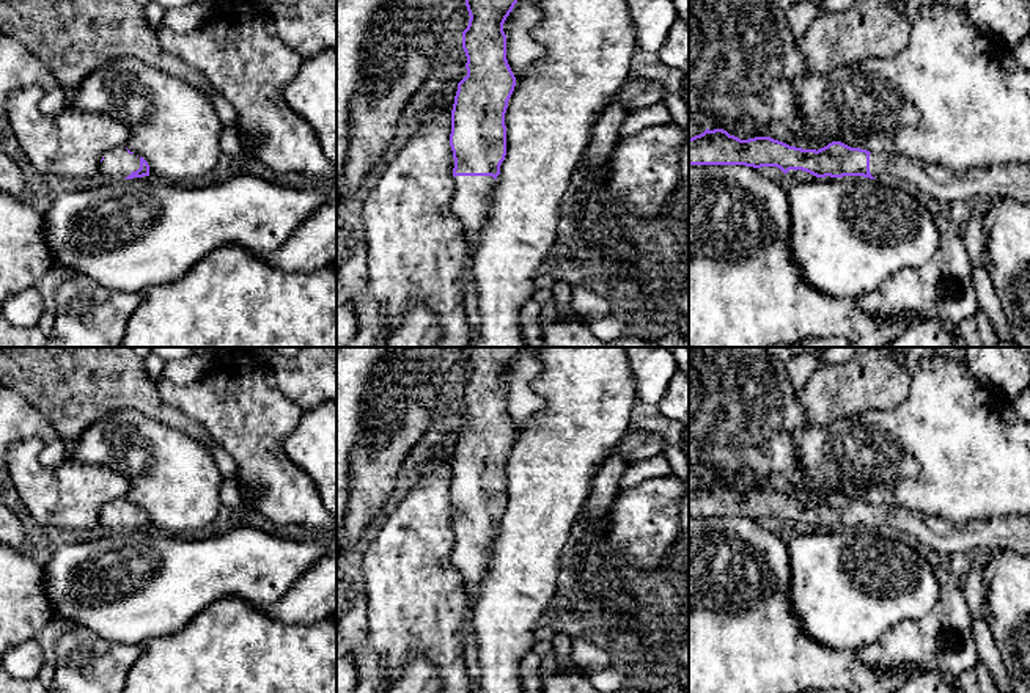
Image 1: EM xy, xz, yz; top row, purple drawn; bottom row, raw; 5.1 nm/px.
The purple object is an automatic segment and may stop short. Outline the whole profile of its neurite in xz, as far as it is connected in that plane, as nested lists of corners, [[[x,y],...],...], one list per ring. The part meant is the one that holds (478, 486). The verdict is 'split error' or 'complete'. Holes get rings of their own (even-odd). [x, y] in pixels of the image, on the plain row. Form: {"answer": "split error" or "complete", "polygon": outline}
{"answer": "split error", "polygon": [[[465,347],[465,358],[470,368],[469,377],[462,383],[467,427],[458,435],[454,448],[450,498],[454,511],[454,548],[451,563],[461,574],[470,602],[470,611],[462,621],[462,651],[472,685],[480,677],[473,607],[480,596],[481,580],[489,566],[491,542],[506,508],[505,465],[516,438],[516,429],[506,412],[506,387],[503,383],[503,376],[521,349],[522,347]]]}

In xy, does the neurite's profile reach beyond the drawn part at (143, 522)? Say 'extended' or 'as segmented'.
extended

